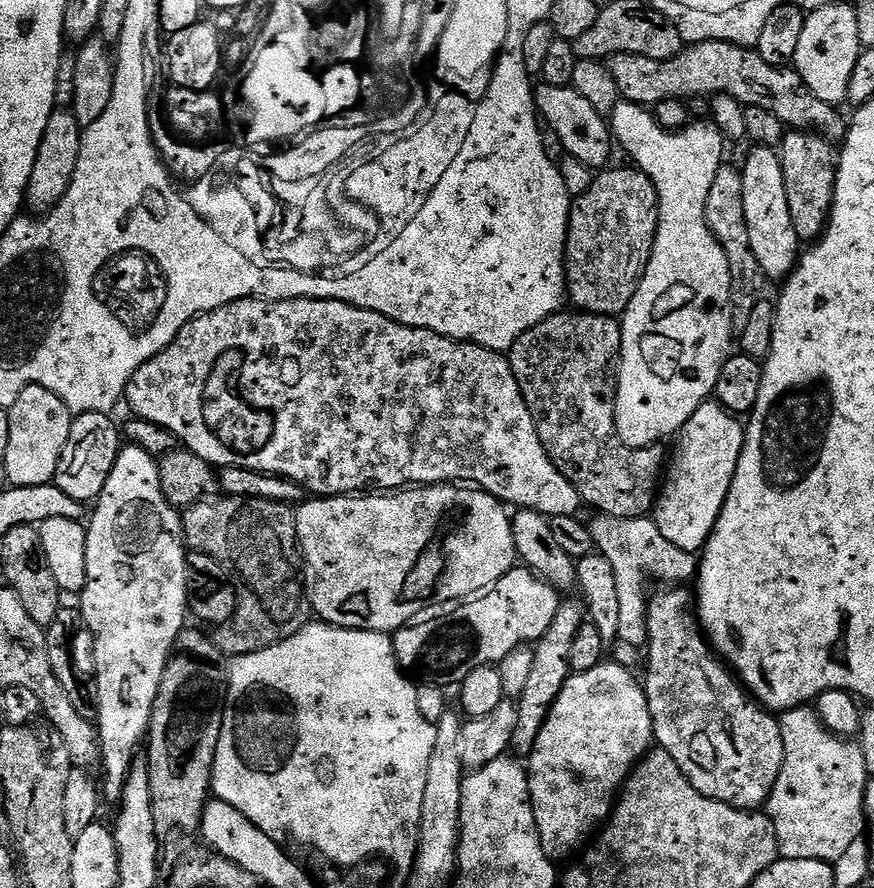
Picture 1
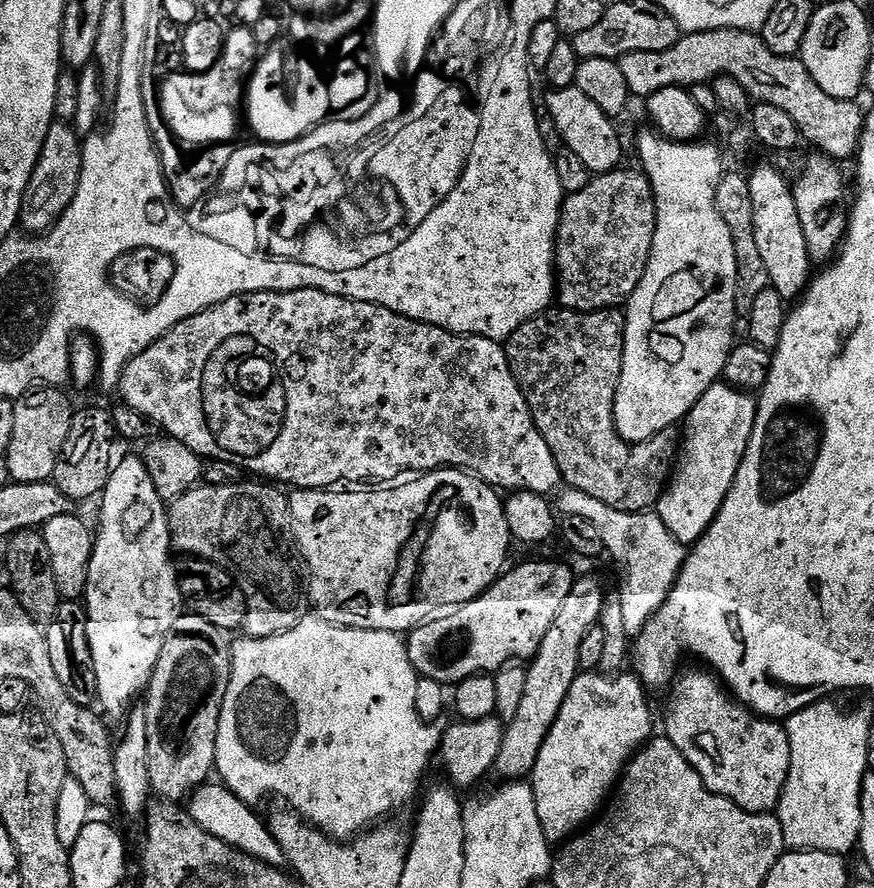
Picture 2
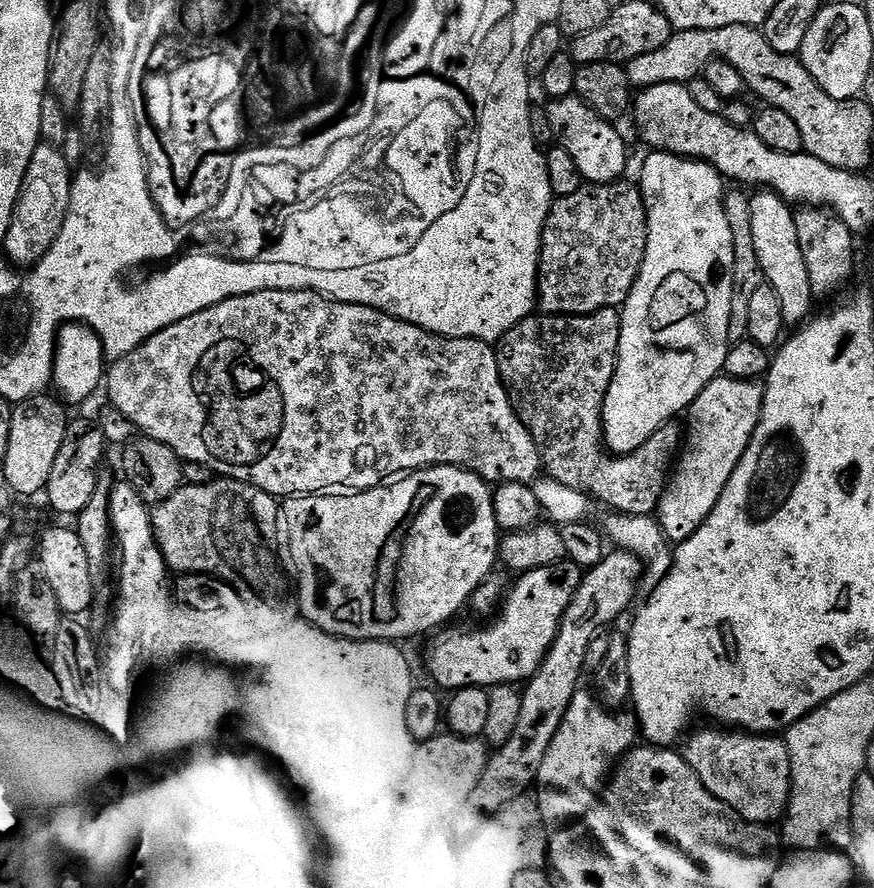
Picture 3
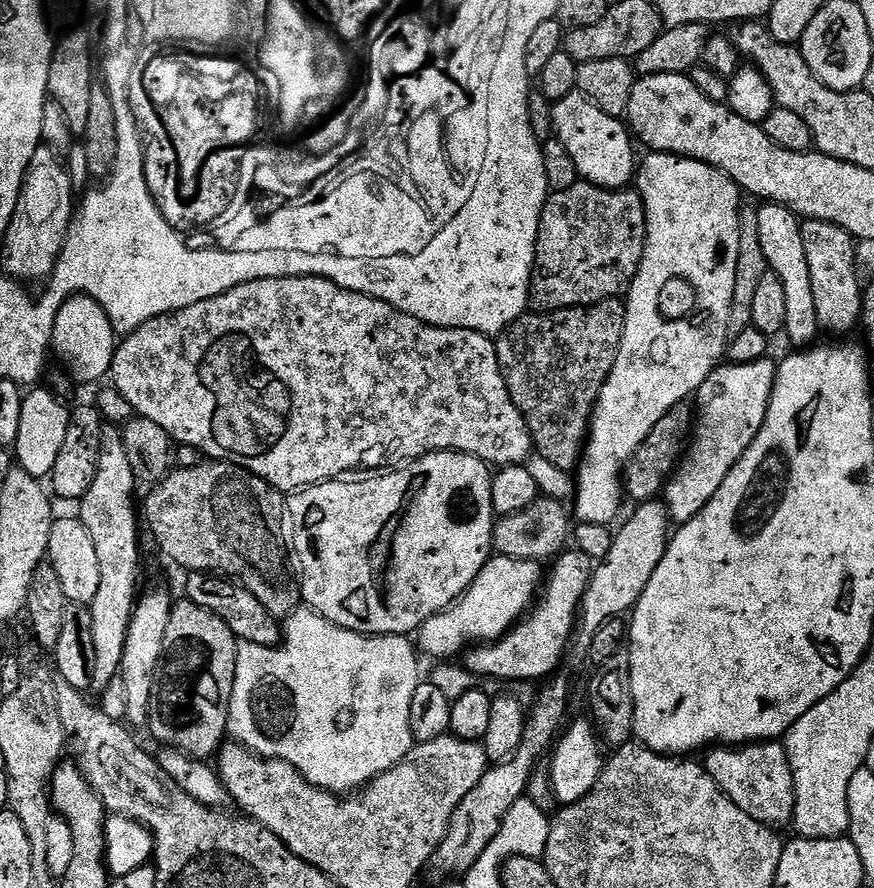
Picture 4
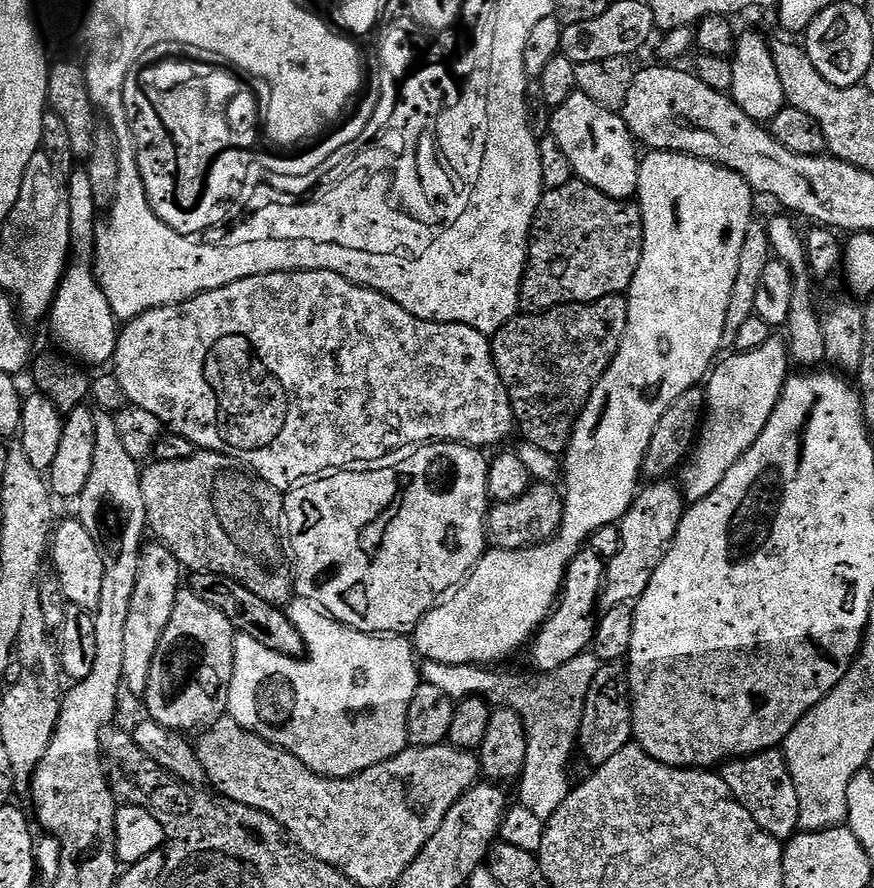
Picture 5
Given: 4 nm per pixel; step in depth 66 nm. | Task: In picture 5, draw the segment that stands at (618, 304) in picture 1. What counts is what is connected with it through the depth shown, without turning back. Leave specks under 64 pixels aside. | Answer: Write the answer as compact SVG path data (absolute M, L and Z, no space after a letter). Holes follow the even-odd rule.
M573 178L566 182L566 186L561 186L559 190L547 190L540 200L540 205L536 211L536 217L532 223L532 234L528 238L528 265L524 268L524 277L520 287L520 306L525 313L535 314L537 312L549 312L552 308L557 308L563 304L589 304L598 298L607 296L618 296L627 293L628 287L634 282L634 274L638 270L638 262L642 262L642 246L644 245L644 219L640 213L639 203L632 200L615 200L602 190L594 190L584 180Z

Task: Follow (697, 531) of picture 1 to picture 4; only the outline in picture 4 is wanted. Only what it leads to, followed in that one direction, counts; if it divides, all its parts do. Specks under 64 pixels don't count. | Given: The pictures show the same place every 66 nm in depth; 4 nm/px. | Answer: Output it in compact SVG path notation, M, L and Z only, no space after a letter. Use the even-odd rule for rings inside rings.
M765 358L749 364L725 363L702 382L694 397L698 411L694 416L690 447L676 465L676 471L662 493L669 517L677 525L690 522L690 518L694 518L694 514L718 494L718 486L726 482L726 474L734 470L738 458L746 454L750 442L754 442L758 430L762 430L776 381L776 364L770 361Z

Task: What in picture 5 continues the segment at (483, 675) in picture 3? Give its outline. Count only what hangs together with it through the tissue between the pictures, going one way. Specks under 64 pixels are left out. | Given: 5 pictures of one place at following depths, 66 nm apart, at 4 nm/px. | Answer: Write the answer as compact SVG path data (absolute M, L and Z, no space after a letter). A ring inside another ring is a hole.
M591 546L581 550L570 562L556 607L530 641L533 664L531 667L537 673L552 673L570 659L577 658L591 649L596 633L598 609L601 607L600 594L604 591L605 567L606 562Z

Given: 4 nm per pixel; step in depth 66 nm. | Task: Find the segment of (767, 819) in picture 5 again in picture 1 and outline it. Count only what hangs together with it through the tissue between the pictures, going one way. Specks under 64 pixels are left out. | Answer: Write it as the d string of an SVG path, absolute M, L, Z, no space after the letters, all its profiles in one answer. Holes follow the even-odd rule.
M668 586L664 589L666 589L665 592L658 593L656 597L653 595L648 602L648 640L646 648L646 652L648 652L648 677L643 677L642 680L644 693L650 706L652 734L655 743L664 748L666 754L670 754L670 758L674 758L674 762L678 762L682 774L686 774L690 786L694 786L694 790L698 790L698 794L702 794L706 798L714 798L718 802L729 804L735 808L763 809L774 790L774 782L778 782L778 776L782 774L784 747L782 746L782 730L780 729L779 719L749 695L744 685L734 675L731 667L714 651L707 635L702 631L697 617L694 615L693 597L689 593L687 596L683 592L685 589L680 586Z

